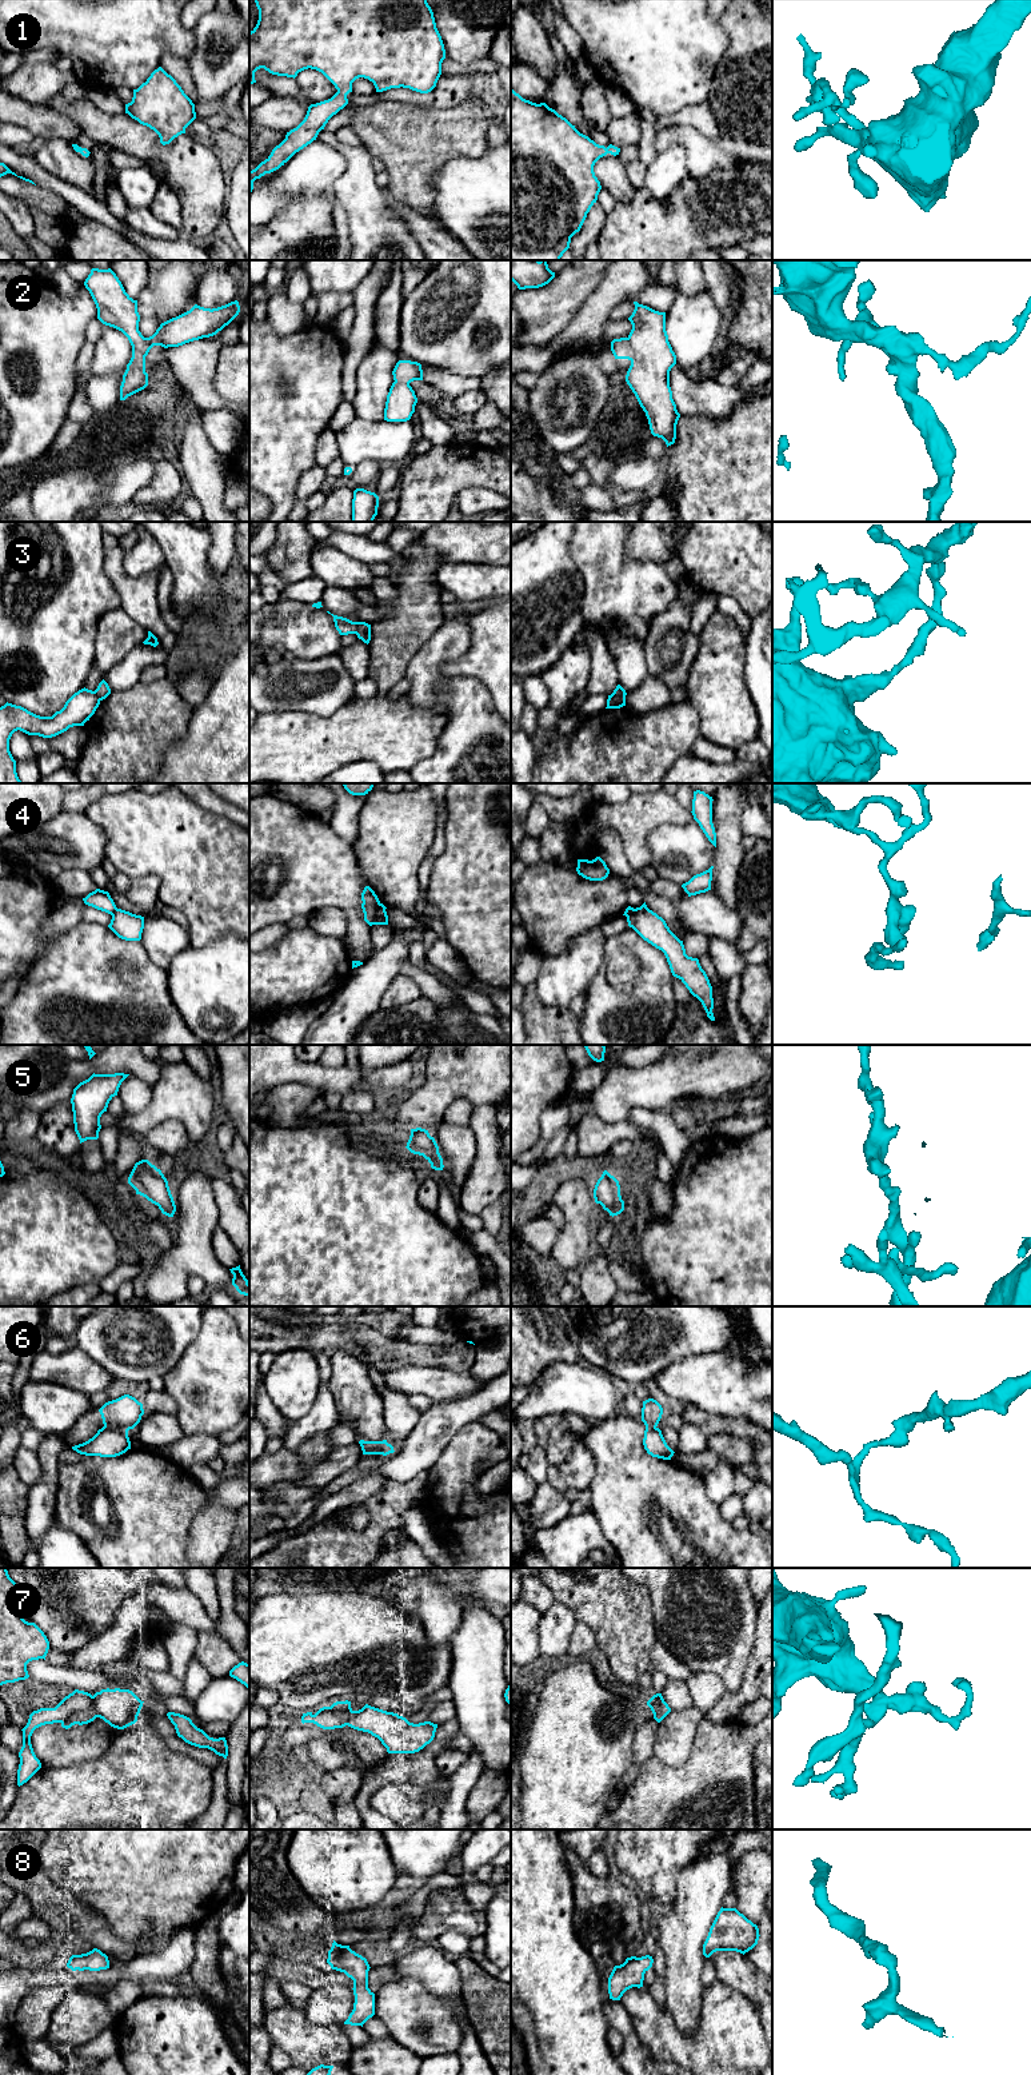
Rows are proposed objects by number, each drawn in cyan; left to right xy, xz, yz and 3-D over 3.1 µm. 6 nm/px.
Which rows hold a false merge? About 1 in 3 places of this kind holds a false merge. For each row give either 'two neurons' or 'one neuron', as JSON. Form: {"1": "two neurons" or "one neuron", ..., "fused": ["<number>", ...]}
{"1": "one neuron", "2": "one neuron", "3": "two neurons", "4": "two neurons", "5": "one neuron", "6": "two neurons", "7": "two neurons", "8": "one neuron", "fused": ["3", "4", "6", "7"]}

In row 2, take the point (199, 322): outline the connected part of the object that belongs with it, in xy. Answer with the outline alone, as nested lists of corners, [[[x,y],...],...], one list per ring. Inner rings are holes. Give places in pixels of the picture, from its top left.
[[[92,268],[84,286],[96,304],[97,319],[121,331],[132,346],[132,358],[120,386],[120,400],[125,400],[148,386],[145,356],[153,346],[179,347],[213,336],[240,312],[237,300],[212,310],[195,304],[189,311],[161,323],[152,336],[144,338],[139,331],[137,300],[125,292],[111,268]]]

